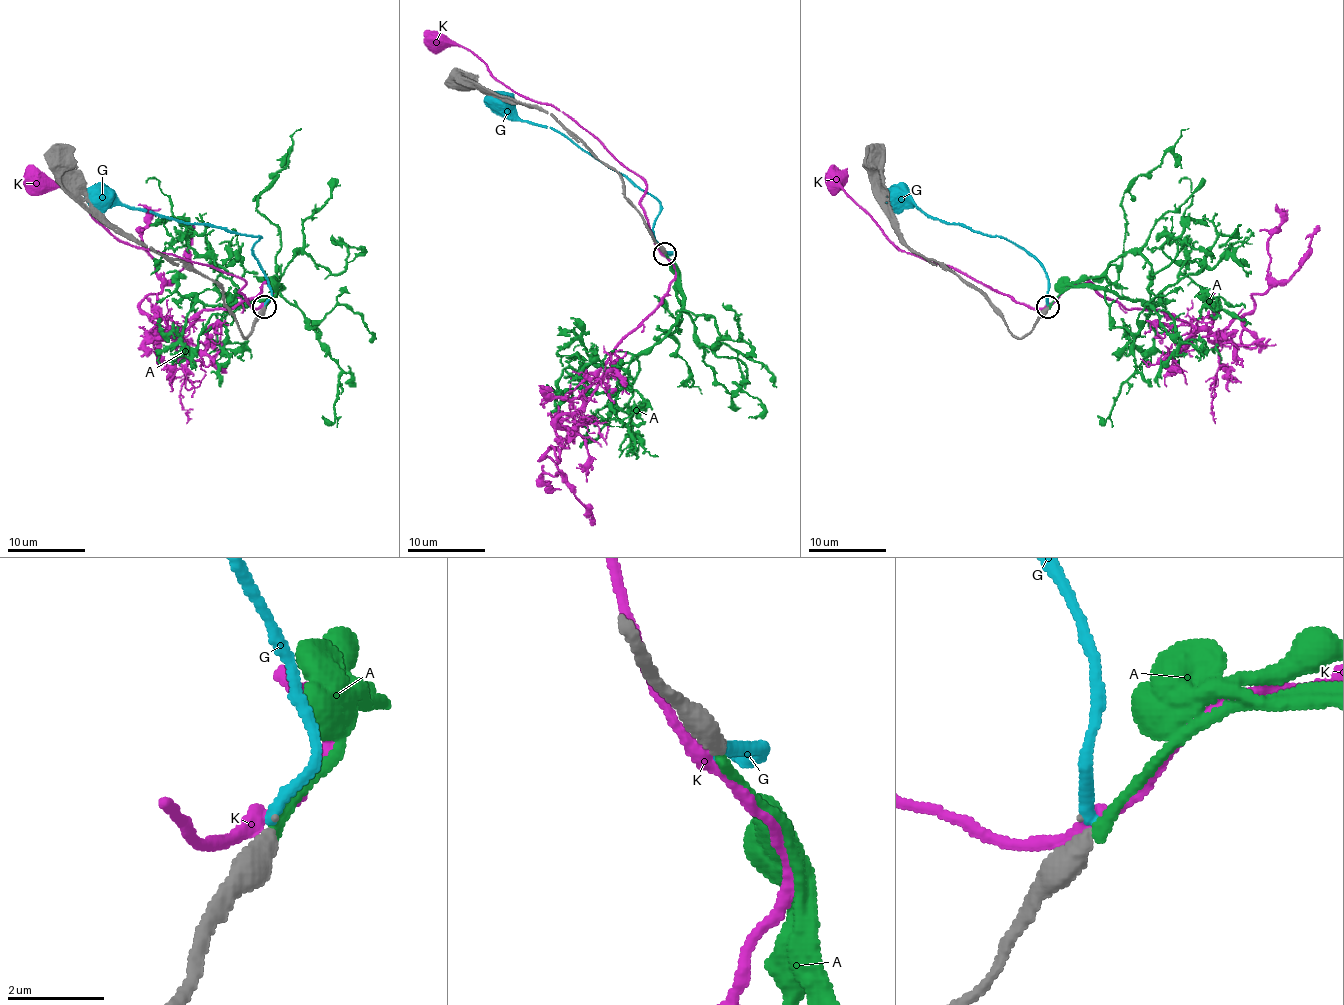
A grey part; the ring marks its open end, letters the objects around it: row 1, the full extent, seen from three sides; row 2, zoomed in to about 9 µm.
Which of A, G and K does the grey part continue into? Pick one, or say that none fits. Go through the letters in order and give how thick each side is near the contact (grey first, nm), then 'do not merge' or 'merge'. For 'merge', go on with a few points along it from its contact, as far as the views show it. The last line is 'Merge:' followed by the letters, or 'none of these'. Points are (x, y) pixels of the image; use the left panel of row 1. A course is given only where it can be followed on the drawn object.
A: 500/240 nm | merge | via (265, 308), (282, 287), (272, 296), (239, 302), (212, 260), (189, 244), (160, 182), (146, 182)
G: 460/240 nm | do not merge
K: 550/280 nm | do not merge
Merge: A

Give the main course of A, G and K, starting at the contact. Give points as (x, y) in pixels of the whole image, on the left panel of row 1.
A: (265, 308), (282, 287), (272, 296), (239, 302), (212, 260), (189, 244), (160, 182), (146, 182)
G: (265, 306), (270, 296), (268, 279), (253, 256), (259, 236), (160, 217), (150, 211), (107, 203), (101, 197)
K: (263, 308), (274, 289), (266, 283), (173, 333), (140, 308), (162, 289), (138, 203)

